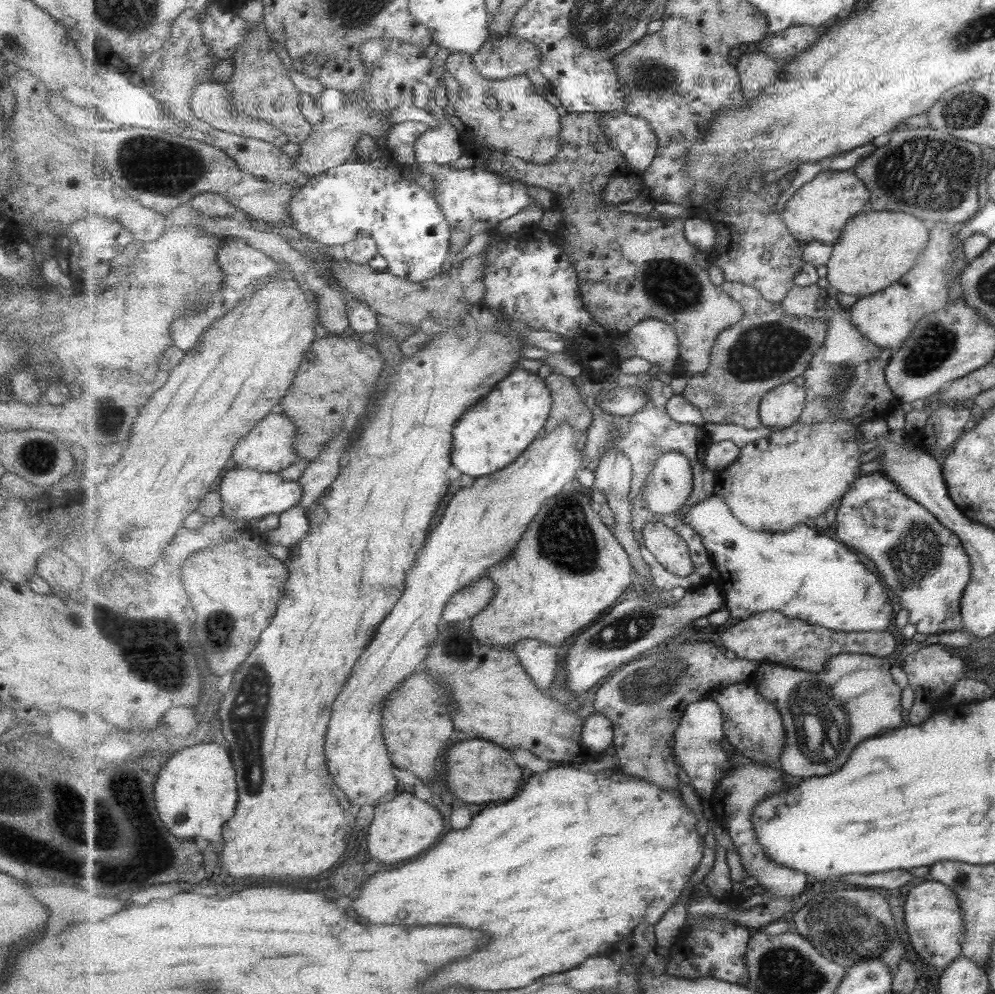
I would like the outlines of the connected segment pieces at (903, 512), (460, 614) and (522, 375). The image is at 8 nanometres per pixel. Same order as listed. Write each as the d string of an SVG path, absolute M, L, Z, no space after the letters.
M880 471L859 477L854 486L839 506L839 516L836 516L839 526L837 538L877 564L887 588L899 600L896 609L907 610L908 623L915 626L917 633L927 637L961 631L960 600L970 579L971 568L960 539L955 533L949 532L924 505L917 504L912 497L902 493L898 486Z
M489 576L465 587L449 601L443 621L448 624L462 624L461 622L468 618L472 620L492 603L497 588L495 581Z
M517 366L507 378L500 380L491 394L487 394L477 408L471 408L465 416L461 417L461 424L453 429L455 442L453 443L453 464L467 476L475 478L486 477L494 472L507 468L513 464L527 450L529 444L540 437L546 428L549 417L552 414L553 398L552 389L548 387L545 378L539 378L529 370Z

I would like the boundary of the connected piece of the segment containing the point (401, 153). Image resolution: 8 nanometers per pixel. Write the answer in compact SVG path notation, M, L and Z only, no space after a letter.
M403 122L391 127L385 147L400 167L415 165L415 142L428 132L429 125L421 122Z

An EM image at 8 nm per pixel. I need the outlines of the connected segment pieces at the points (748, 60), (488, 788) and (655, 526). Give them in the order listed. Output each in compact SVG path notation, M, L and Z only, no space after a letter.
M756 47L742 54L736 67L740 72L741 86L746 100L754 100L761 96L768 86L777 84L788 63L796 57L776 59Z
M469 740L451 748L447 782L455 796L469 804L483 804L493 800L513 800L523 784L523 770L513 754L487 740Z
M648 522L643 536L646 548L669 572L686 577L695 570L688 542L664 522Z

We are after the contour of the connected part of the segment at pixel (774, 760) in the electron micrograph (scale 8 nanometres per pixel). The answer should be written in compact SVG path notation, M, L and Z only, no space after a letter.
M753 679L721 689L711 695L724 709L726 744L751 761L766 765L779 765L785 747L784 717L777 705L759 692Z

